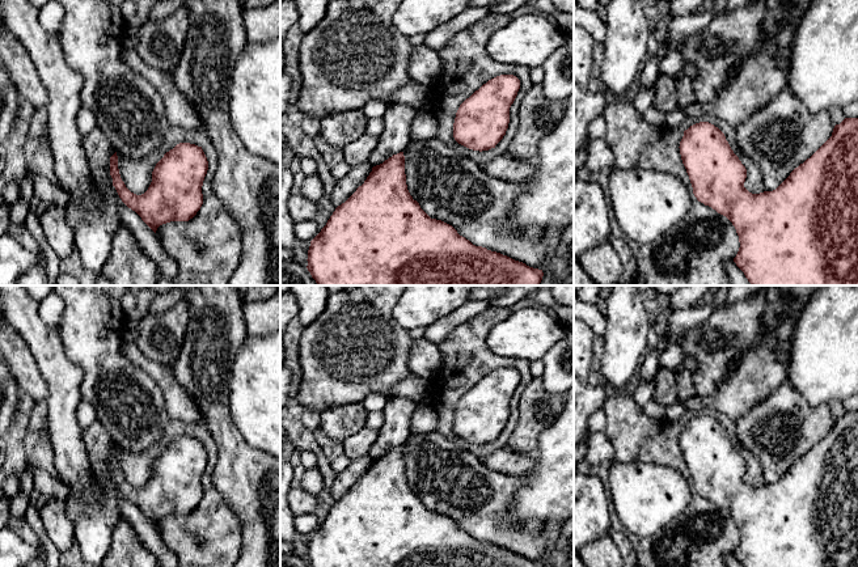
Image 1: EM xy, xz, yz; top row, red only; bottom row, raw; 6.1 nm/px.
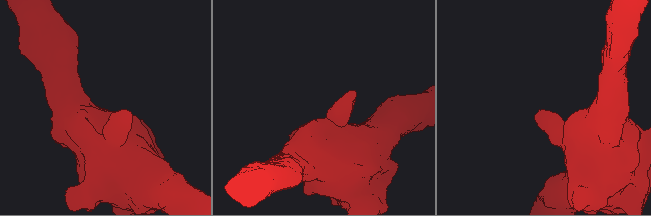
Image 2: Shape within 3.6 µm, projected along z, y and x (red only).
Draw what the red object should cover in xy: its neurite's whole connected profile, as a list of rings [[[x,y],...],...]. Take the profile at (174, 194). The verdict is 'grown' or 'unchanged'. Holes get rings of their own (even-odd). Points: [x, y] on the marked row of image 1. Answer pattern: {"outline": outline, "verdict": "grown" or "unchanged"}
{"outline": [[[179,143],[166,152],[152,172],[148,190],[136,195],[131,192],[121,178],[117,152],[110,157],[110,175],[122,202],[135,211],[141,220],[156,233],[157,228],[170,221],[189,221],[203,204],[202,186],[208,170],[208,161],[202,149],[195,144]]], "verdict": "unchanged"}

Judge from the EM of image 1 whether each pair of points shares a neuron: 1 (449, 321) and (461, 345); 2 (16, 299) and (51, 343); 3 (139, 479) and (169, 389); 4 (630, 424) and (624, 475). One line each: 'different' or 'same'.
1: different
2: same
3: different
4: different

